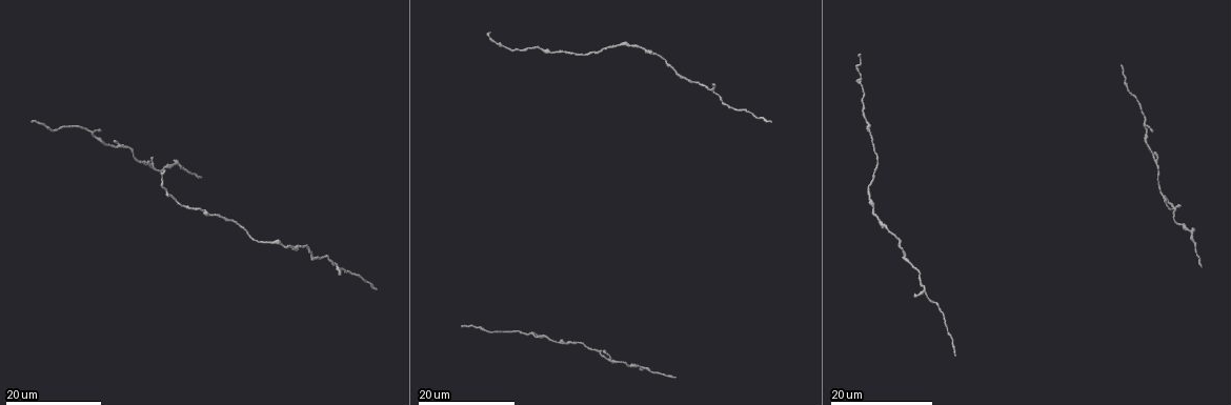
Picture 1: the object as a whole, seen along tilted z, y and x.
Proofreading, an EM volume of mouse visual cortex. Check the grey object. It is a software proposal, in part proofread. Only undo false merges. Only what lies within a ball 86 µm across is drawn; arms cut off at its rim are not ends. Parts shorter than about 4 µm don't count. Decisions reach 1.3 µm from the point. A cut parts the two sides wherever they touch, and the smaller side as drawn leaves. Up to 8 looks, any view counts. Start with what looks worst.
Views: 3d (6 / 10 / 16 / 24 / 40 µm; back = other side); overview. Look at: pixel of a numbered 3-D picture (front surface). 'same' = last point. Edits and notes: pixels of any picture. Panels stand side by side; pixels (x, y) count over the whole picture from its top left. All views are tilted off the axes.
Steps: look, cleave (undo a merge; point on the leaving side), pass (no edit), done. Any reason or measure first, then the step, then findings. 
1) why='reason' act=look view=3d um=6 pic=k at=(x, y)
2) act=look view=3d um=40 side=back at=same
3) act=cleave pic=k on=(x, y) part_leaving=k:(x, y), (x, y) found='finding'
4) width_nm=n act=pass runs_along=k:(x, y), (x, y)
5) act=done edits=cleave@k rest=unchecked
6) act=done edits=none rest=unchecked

why='thick turns thin' act=look view=3d um=16 pic=1 at=(115, 146)

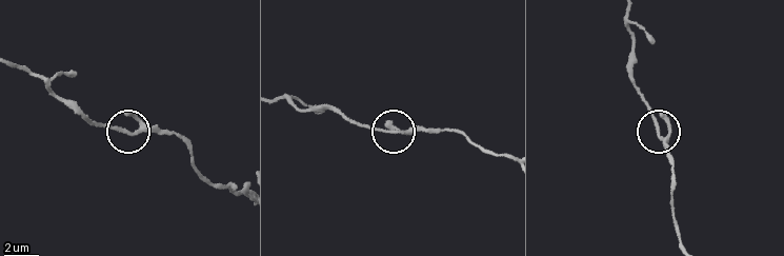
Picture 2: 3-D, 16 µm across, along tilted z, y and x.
act=look view=3d um=6 pic=2 at=(130, 134)

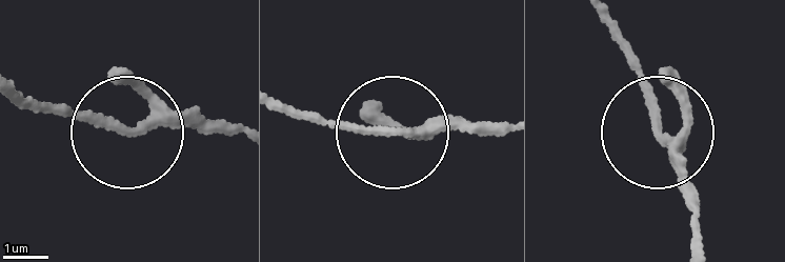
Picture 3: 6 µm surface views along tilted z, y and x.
width_nm=170 act=pass runs_along=3:(611, 21), (697, 215) found='one neuron here'

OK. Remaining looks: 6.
why='calibre changes' act=look view=3d um=16 pic=1 at=(713, 92)

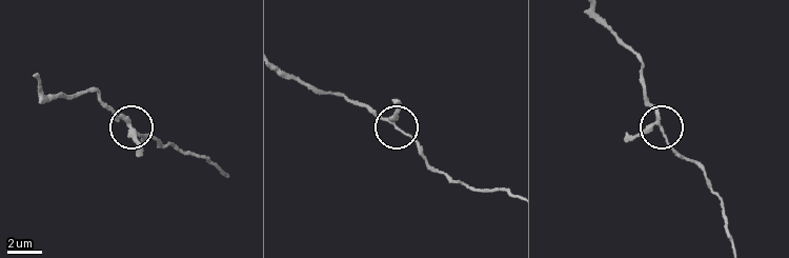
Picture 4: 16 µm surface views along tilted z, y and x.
act=look view=3d um=6 pic=4 at=(659, 125)

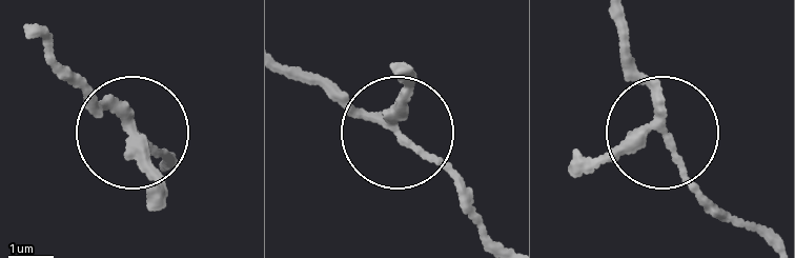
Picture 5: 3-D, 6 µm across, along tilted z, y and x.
act=pass runs_along=5:(622, 32), (673, 163), (717, 214) found='all the same neuron'

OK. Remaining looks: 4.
why='sudden change in width' act=look view=3d um=24 pic=1 at=(887, 225)

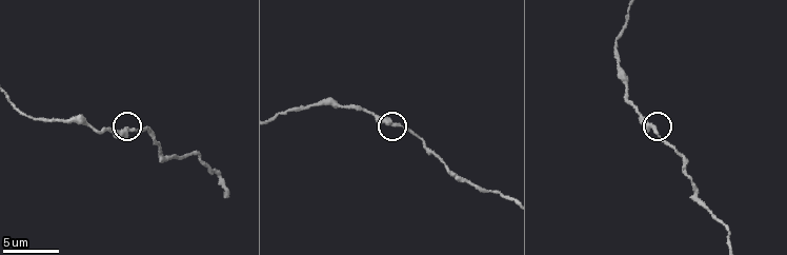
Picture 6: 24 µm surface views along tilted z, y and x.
act=look view=3d um=10 pic=6 at=(127, 130)

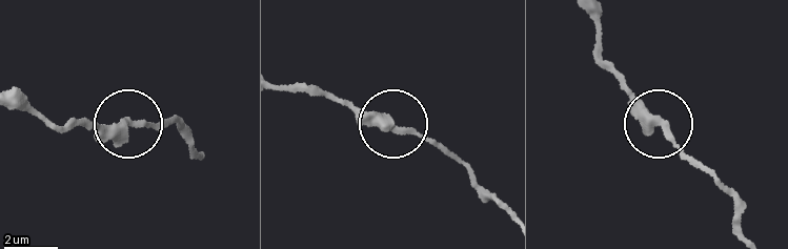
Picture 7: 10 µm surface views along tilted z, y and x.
width_nm=320 act=pass runs_along=7:(597, 9), (602, 60), (680, 150), (718, 182) found='one neuron here'

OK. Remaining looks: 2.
why='calibre changes' act=look view=3d um=16 pic=1 at=(871, 134)

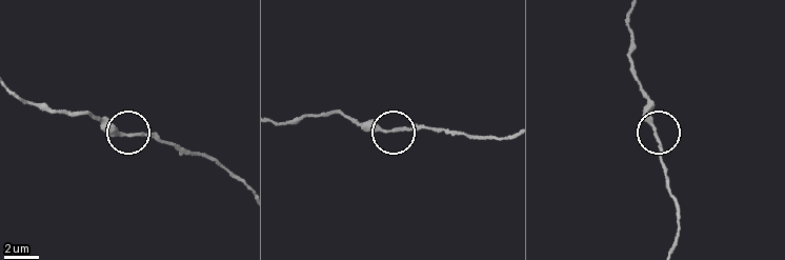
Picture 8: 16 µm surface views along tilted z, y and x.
why='closer look' act=look view=3d um=10 pic=8 at=(656, 133)

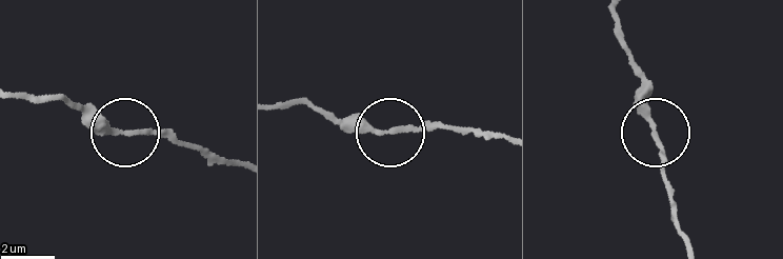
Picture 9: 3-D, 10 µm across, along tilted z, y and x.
act=pass found='one neuron here'

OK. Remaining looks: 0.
act=done edits=none rest=unchecked

